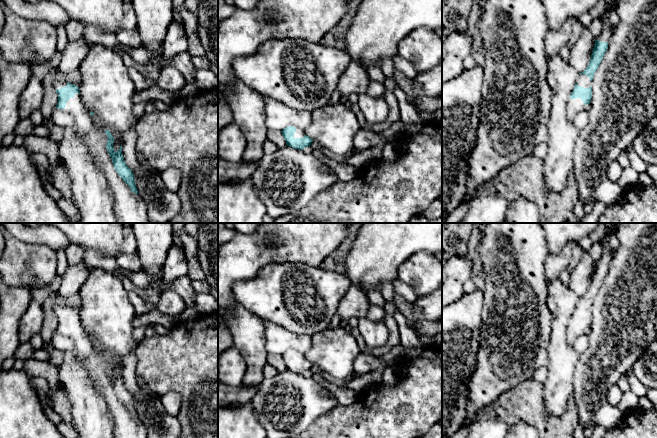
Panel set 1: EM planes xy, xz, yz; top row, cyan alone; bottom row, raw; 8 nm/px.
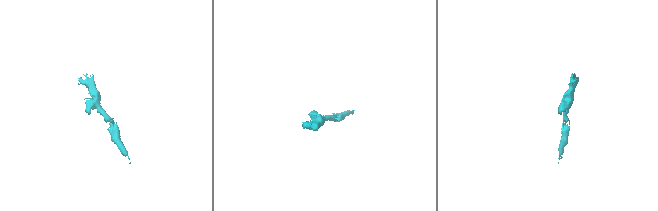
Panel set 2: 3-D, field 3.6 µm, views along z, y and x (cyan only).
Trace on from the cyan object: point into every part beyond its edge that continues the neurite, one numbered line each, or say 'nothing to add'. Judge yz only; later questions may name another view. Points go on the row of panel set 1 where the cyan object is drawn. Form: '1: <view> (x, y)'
1: yz (584, 81)
2: yz (574, 106)

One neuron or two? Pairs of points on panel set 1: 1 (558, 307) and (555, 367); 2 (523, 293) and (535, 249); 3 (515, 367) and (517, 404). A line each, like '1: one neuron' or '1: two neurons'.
1: one neuron
2: one neuron
3: two neurons

